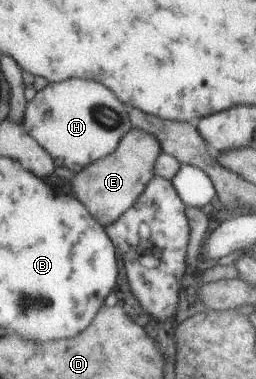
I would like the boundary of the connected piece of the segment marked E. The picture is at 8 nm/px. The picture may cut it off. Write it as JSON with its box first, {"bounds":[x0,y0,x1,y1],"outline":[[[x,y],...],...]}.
{"bounds":[72,126,161,227],"outline":[[[134,126],[129,128],[121,136],[118,146],[111,155],[91,163],[80,170],[72,180],[72,190],[75,197],[83,202],[91,214],[106,227],[117,220],[137,200],[137,197],[149,186],[149,182],[154,178],[153,164],[157,155],[161,153],[159,143],[145,130],[137,130]]]}

